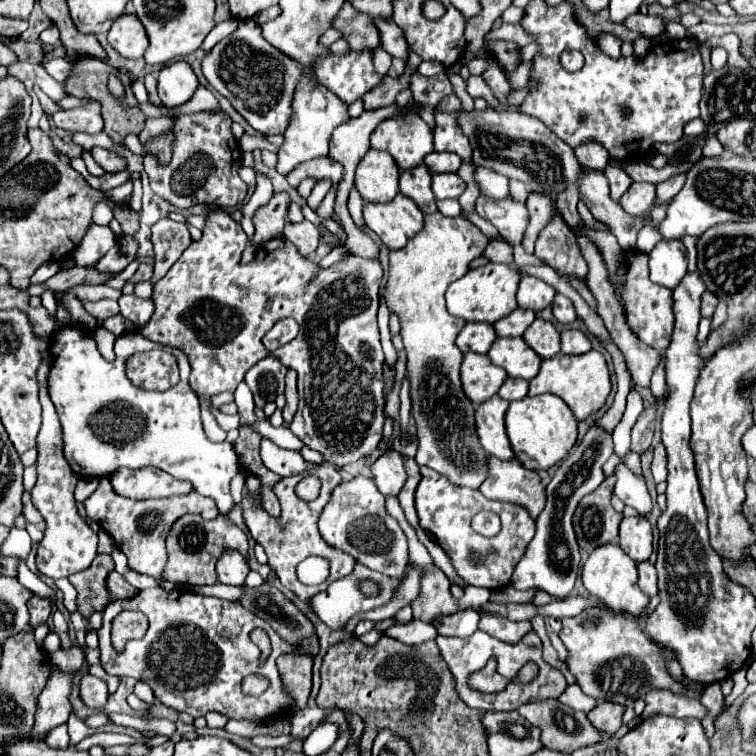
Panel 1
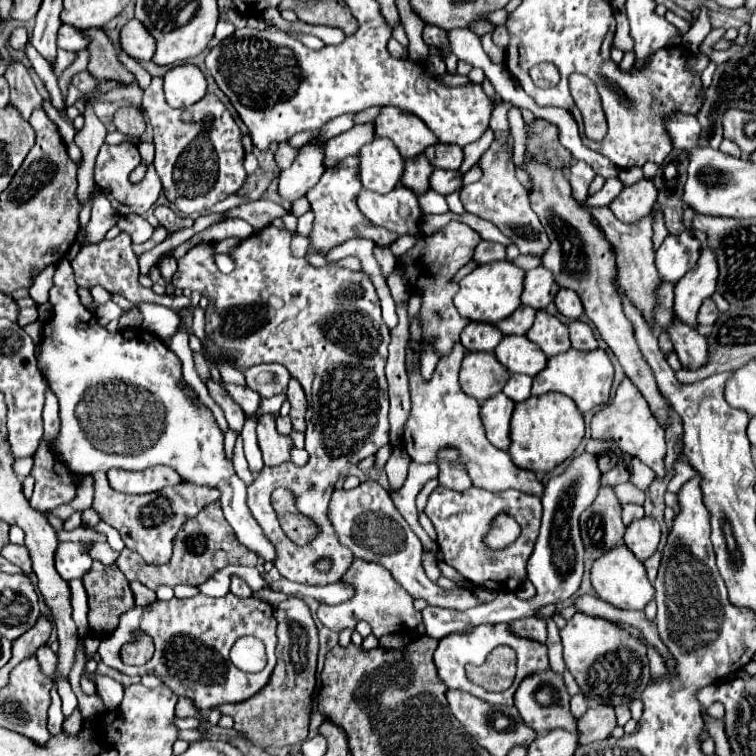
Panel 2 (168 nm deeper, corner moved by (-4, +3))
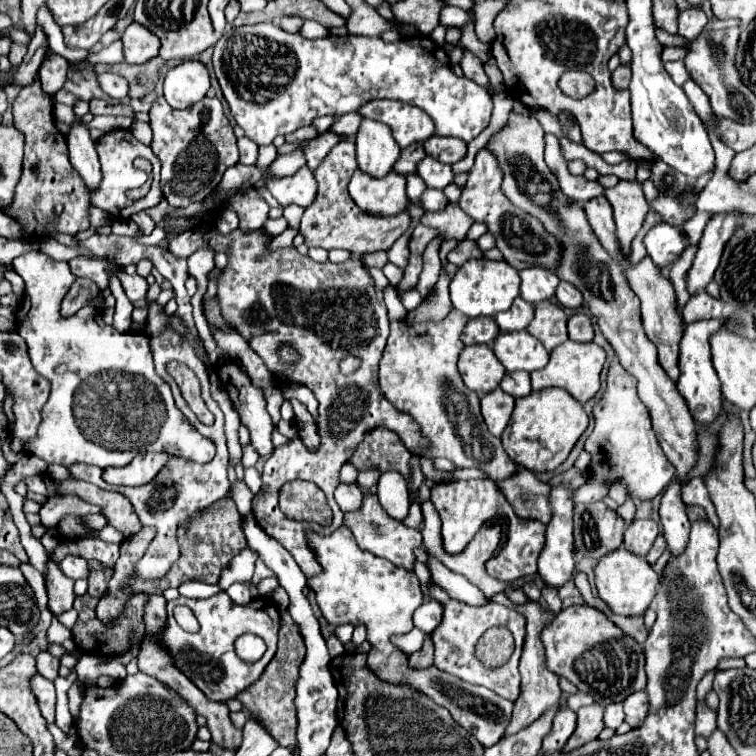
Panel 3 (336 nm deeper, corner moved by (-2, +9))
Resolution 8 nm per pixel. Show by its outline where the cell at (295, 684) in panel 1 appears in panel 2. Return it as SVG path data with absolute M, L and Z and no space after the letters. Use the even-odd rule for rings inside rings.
M293 596L287 602L279 602L275 606L277 626L277 666L271 674L271 680L259 696L251 700L243 700L243 704L225 704L219 706L223 714L229 714L235 720L235 730L245 734L247 740L257 744L259 748L283 748L295 746L307 740L309 730L309 716L311 716L311 696L315 692L315 668L317 668L317 628L311 618L309 606Z

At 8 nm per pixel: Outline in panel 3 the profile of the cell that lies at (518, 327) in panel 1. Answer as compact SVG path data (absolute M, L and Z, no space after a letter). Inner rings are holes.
M515 298L513 306L501 314L495 316L501 332L513 332L513 330L525 330L529 322L533 320L533 304L525 302L523 298Z

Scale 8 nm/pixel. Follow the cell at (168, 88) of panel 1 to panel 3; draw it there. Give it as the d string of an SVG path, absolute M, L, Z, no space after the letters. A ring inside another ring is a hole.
M185 60L165 76L165 100L171 108L189 108L209 90L209 72L199 60Z

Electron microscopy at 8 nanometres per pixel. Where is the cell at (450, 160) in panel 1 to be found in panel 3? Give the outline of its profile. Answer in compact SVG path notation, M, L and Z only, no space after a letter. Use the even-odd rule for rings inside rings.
M431 136L425 142L425 152L439 162L455 164L461 158L465 158L467 144L461 142L461 138L453 138L453 136Z

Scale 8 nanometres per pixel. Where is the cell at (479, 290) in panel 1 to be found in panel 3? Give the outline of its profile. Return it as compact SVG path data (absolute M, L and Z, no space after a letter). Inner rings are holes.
M469 260L457 270L455 278L451 280L451 302L459 312L463 312L469 318L495 317L499 312L511 308L513 300L519 296L519 284L521 280L517 270L505 264L503 260Z

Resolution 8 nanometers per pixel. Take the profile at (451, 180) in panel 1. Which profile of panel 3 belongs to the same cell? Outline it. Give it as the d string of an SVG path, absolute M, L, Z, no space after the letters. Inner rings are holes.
M425 158L423 162L417 164L417 174L425 180L425 184L433 184L429 188L437 188L437 190L443 190L447 184L453 182L455 174L453 174L453 168L449 164L443 164L443 162L437 162L433 158Z

